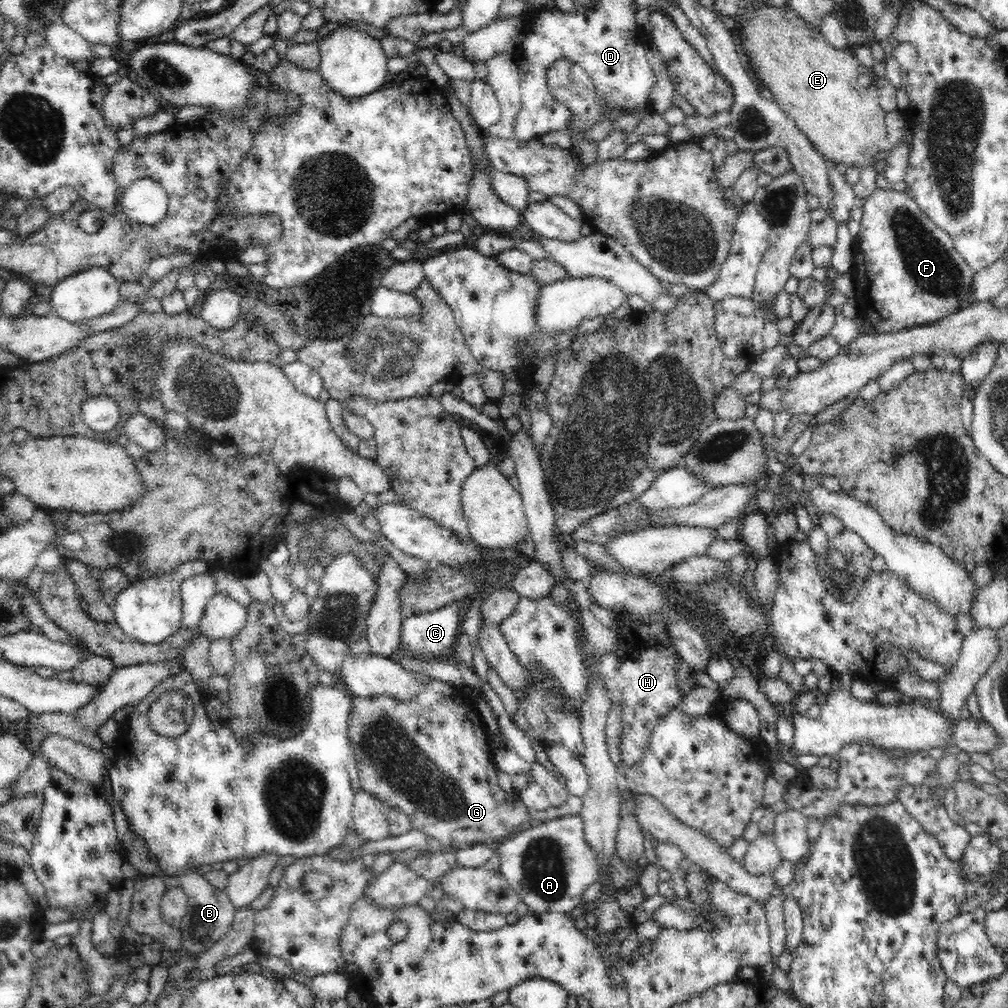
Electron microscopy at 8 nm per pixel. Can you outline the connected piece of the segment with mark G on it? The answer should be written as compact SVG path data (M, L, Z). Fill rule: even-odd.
M423 672L414 673L425 688L412 698L396 700L391 696L352 696L348 730L361 789L379 798L385 806L404 811L414 829L435 838L445 850L501 841L522 830L524 822L534 823L518 791L506 792L498 785L494 750L489 747L493 737L487 733L475 701L464 698L461 688L432 679Z

